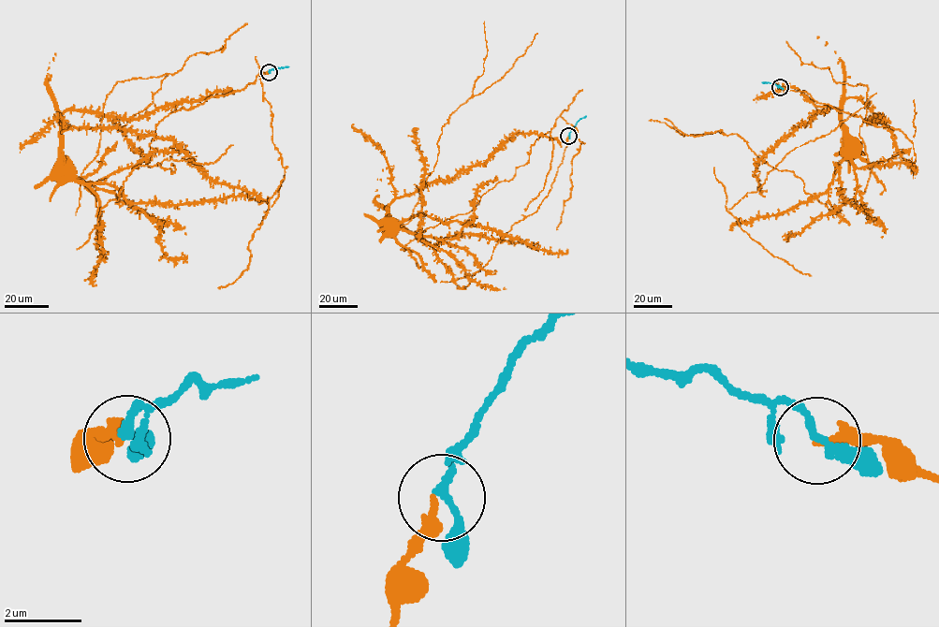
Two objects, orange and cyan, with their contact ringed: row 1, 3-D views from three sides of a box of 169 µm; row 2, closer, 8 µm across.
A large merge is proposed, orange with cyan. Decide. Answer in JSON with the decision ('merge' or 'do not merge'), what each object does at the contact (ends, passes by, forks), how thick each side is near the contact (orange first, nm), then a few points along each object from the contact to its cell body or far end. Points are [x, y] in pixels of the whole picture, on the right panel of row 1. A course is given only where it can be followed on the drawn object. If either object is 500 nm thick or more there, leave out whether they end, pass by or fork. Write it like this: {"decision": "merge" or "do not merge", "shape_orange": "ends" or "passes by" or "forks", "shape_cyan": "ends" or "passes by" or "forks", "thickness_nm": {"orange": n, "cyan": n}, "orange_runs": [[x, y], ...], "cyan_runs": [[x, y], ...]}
{"decision": "merge", "shape_orange": "ends", "shape_cyan": "passes by", "thickness_nm": {"orange": 240, "cyan": 200}, "orange_runs": [[781, 87], [874, 124], [870, 118], [879, 117], [867, 104], [843, 104], [855, 143]], "cyan_runs": [[780, 87], [762, 82]]}

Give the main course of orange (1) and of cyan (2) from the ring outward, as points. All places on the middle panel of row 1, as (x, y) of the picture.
1: (568, 136), (548, 194), (506, 236), (459, 234), (429, 244), (399, 226), (388, 209), (392, 229)
2: (568, 135), (577, 122), (586, 116)

